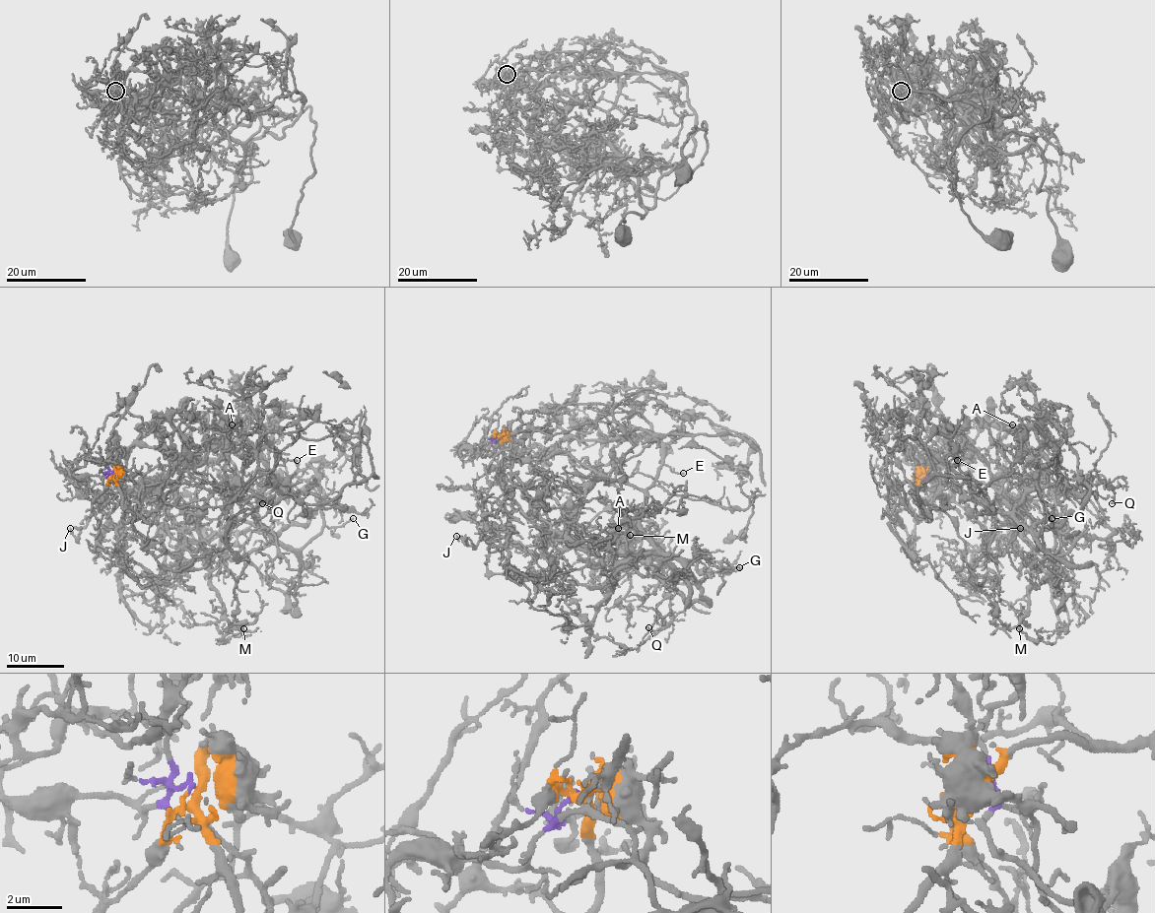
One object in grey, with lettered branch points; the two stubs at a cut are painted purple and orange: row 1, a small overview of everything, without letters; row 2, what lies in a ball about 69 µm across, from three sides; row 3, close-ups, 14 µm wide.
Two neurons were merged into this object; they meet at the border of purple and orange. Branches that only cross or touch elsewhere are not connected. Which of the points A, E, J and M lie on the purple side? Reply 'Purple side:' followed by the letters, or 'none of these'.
Purple side: E

